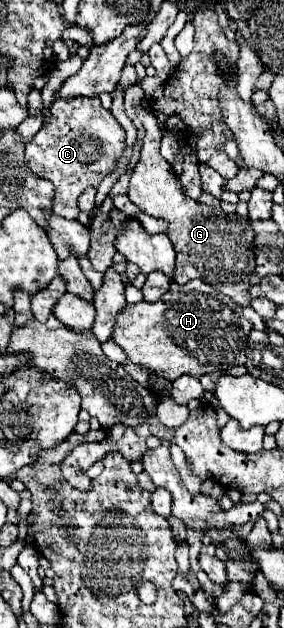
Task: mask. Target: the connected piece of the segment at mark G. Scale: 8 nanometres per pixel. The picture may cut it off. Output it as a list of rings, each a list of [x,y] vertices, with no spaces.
[[[139,106],[137,118],[145,126],[145,142],[141,148],[141,158],[131,176],[127,196],[135,206],[139,206],[139,210],[151,216],[161,216],[169,224],[167,236],[177,252],[173,282],[185,284],[189,280],[199,278],[211,284],[217,292],[233,298],[239,306],[249,306],[251,304],[249,278],[255,272],[255,246],[253,246],[255,232],[251,228],[251,220],[239,216],[237,212],[221,214],[221,208],[209,208],[189,198],[183,192],[181,182],[173,174],[171,164],[159,154],[163,132],[155,116]]]

